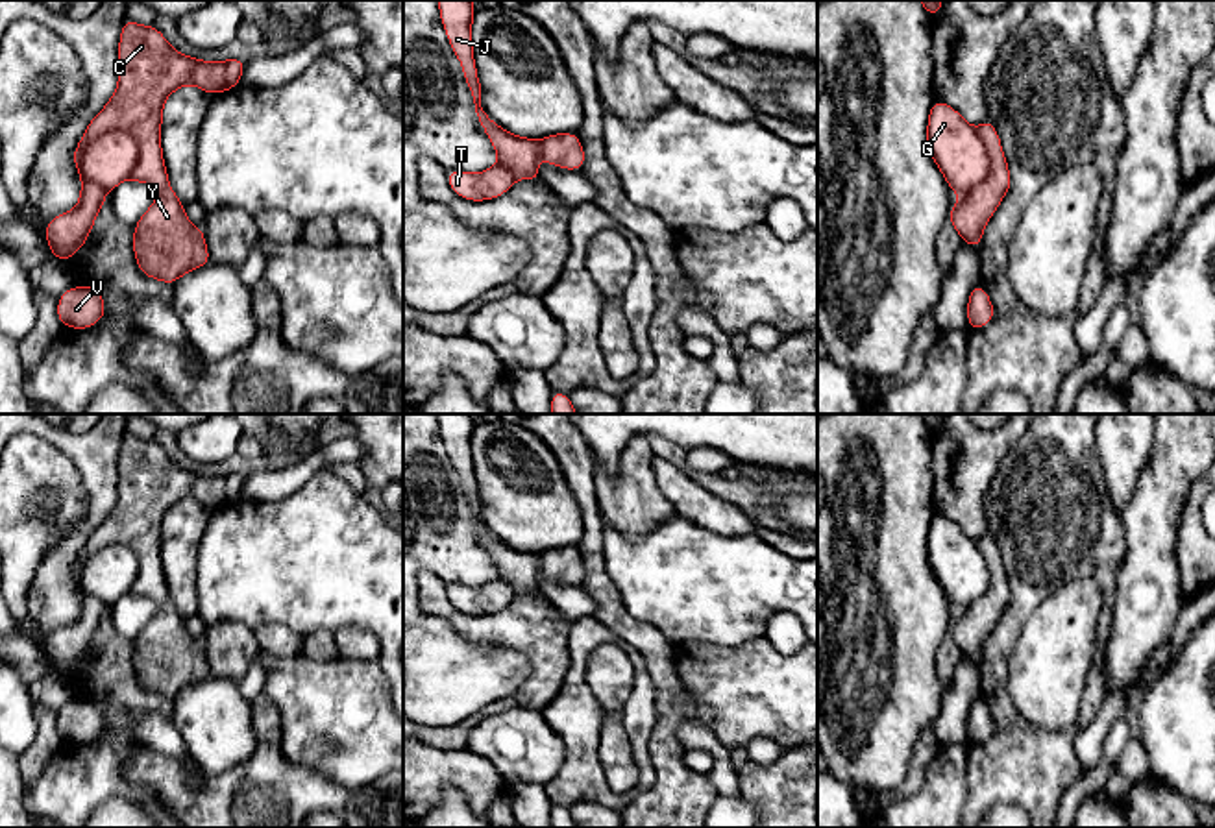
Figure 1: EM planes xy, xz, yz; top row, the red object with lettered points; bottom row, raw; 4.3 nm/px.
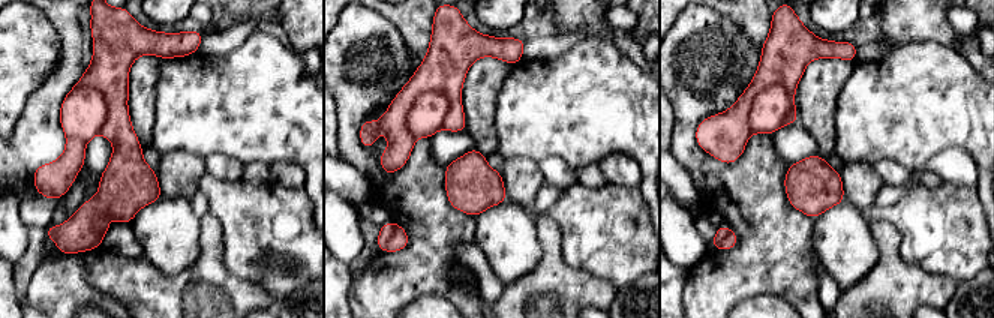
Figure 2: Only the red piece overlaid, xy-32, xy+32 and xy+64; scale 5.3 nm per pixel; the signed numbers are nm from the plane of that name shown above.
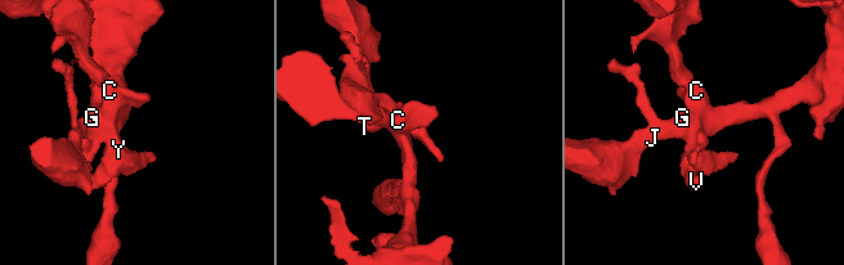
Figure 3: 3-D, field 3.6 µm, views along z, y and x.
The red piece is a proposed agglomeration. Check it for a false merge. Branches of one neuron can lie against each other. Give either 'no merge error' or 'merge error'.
merge error

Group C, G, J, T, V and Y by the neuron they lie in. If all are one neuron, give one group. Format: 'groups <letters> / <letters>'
groups C T V Y / G J

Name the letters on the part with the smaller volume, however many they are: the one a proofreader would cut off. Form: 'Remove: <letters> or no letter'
Remove: C, T, V, Y

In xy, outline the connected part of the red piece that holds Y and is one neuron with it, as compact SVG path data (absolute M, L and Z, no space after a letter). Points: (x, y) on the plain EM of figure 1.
M124 432L118 455L118 499L89 536L72 569L81 591L80 615L44 641L46 656L57 675L78 667L105 617L105 604L81 588L85 558L109 543L124 543L139 558L131 593L159 604L159 612L133 645L133 667L142 689L174 699L187 686L211 676L203 643L189 636L185 619L168 595L161 562L163 519L181 499L196 499L207 508L231 505L239 499L246 477L240 471L200 475L183 469L155 438L141 440Z

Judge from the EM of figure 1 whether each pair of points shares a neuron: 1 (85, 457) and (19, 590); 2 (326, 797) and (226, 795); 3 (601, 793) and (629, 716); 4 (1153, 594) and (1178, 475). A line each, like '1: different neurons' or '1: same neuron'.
1: different neurons
2: same neuron
3: same neuron
4: same neuron

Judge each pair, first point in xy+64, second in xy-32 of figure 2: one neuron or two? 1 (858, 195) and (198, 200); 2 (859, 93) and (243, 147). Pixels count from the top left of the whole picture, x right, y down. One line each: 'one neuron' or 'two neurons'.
1: two neurons
2: one neuron

